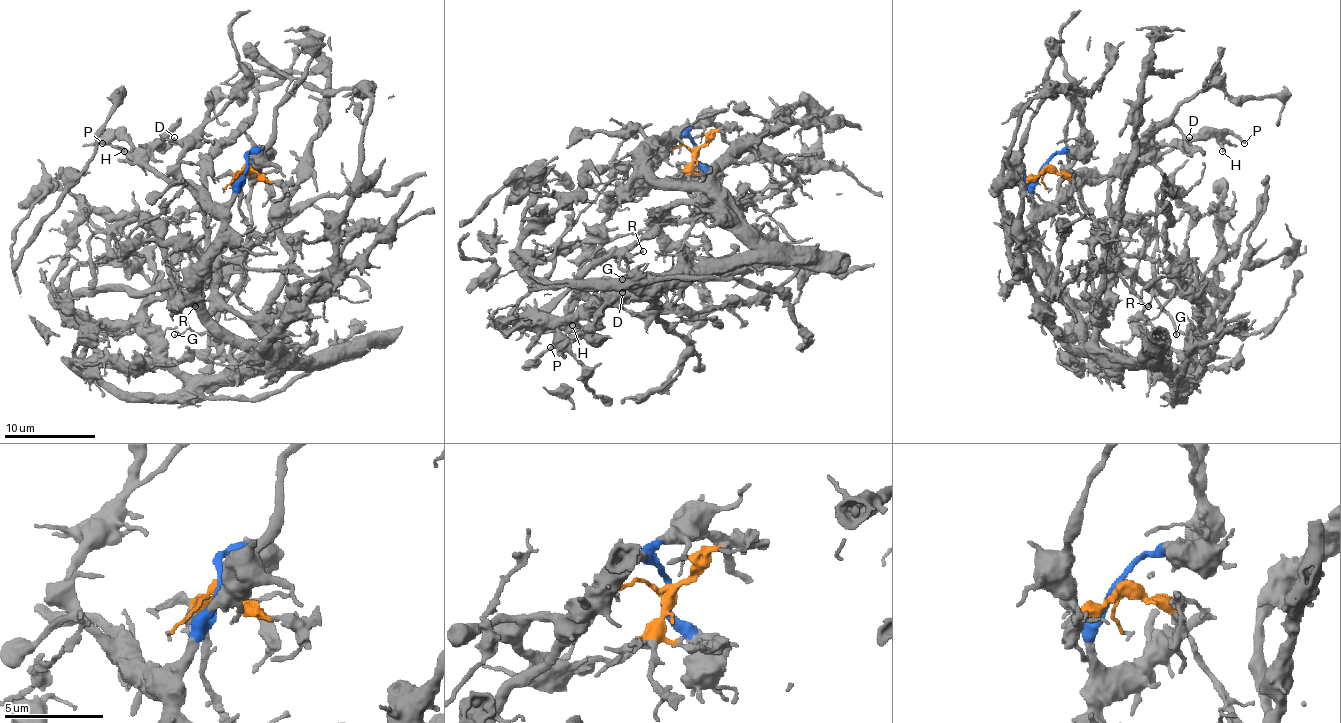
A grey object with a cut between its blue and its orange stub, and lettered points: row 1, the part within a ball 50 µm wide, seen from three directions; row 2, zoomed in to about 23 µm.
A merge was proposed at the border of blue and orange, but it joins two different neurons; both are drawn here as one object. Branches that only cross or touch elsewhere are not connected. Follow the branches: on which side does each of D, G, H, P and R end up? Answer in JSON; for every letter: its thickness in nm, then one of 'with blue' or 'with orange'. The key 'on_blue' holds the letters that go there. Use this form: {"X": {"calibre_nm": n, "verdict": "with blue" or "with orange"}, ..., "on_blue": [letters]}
{"D": {"calibre_nm": 240, "verdict": "with blue"}, "G": {"calibre_nm": 130, "verdict": "with orange"}, "H": {"calibre_nm": 200, "verdict": "with blue"}, "P": {"calibre_nm": 180, "verdict": "with blue"}, "R": {"calibre_nm": 150, "verdict": "with orange"}, "on_blue": ["D", "H", "P"]}

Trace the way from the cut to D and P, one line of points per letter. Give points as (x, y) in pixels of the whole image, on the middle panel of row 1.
D: (696, 146), (687, 137), (677, 137), (620, 198), (604, 221), (595, 249), (606, 279), (623, 292)
P: (696, 146), (677, 137), (620, 198), (595, 240), (593, 256), (579, 269), (570, 313), (554, 331), (549, 347)

